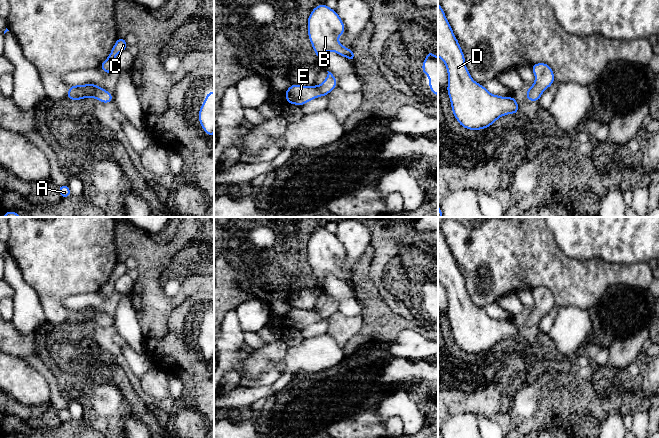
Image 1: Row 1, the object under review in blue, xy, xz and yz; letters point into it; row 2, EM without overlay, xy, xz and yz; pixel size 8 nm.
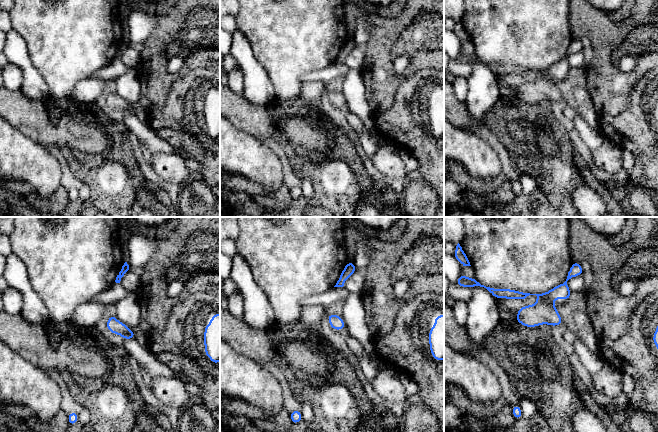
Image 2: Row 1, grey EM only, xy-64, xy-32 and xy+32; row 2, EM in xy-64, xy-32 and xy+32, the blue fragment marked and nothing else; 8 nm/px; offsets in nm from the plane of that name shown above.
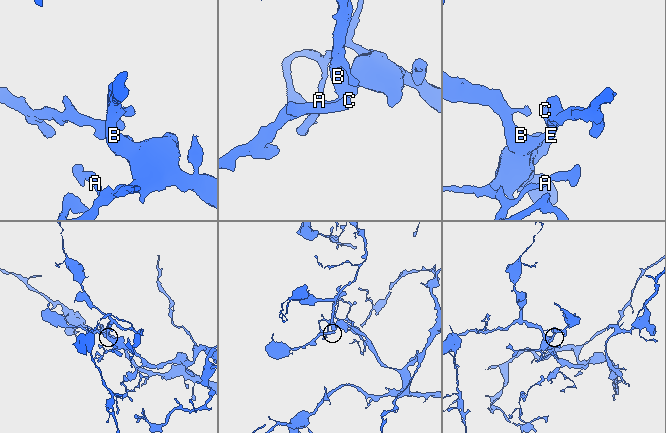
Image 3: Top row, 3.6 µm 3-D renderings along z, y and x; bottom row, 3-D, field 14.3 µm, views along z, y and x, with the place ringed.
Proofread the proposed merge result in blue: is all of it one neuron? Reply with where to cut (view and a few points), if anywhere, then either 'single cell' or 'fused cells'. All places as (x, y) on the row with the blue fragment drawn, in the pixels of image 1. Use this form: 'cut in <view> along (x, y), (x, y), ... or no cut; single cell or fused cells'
no cut; single cell

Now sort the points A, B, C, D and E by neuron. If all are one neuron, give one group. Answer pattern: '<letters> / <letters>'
A B C D E

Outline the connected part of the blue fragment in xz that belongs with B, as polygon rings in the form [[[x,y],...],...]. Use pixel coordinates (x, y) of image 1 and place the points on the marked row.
[[[326,4],[316,6],[308,17],[307,25],[308,37],[320,65],[327,51],[333,51],[355,61],[353,49],[344,47],[337,39],[345,33],[345,25],[334,9]]]

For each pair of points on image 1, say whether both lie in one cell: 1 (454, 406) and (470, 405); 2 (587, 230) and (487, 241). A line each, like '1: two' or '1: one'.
1: one
2: two

